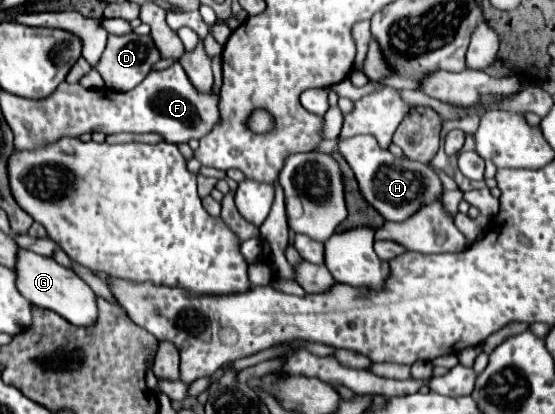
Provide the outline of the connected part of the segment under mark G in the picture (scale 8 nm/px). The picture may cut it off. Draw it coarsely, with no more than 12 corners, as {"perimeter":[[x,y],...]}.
{"perimeter":[[18,249],[16,287],[72,325],[94,325],[94,291],[52,257]]}

